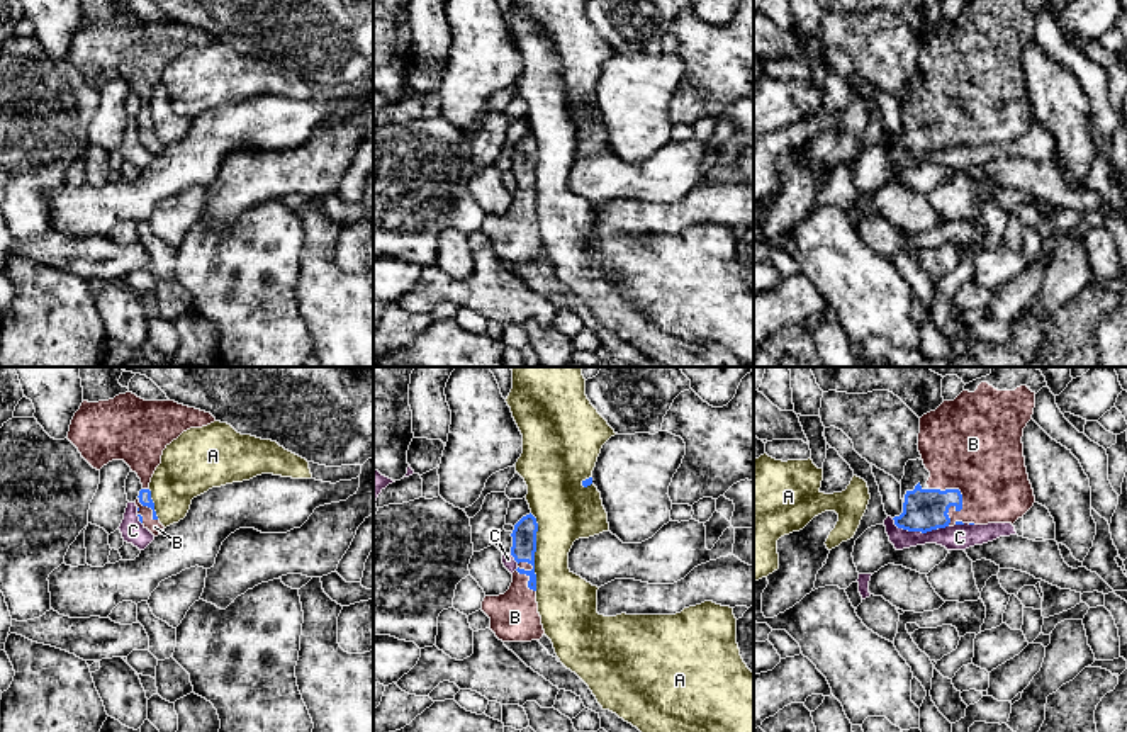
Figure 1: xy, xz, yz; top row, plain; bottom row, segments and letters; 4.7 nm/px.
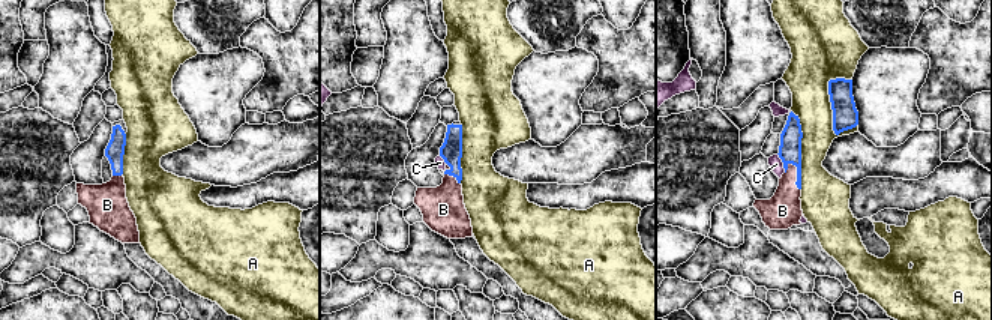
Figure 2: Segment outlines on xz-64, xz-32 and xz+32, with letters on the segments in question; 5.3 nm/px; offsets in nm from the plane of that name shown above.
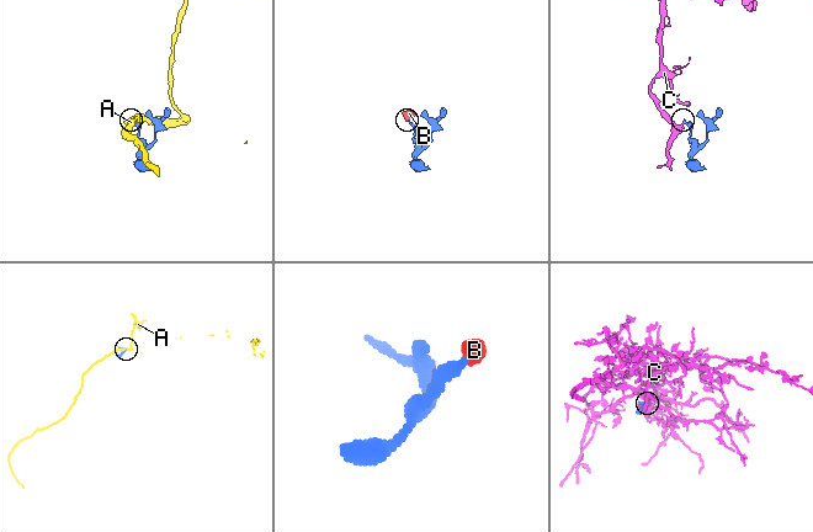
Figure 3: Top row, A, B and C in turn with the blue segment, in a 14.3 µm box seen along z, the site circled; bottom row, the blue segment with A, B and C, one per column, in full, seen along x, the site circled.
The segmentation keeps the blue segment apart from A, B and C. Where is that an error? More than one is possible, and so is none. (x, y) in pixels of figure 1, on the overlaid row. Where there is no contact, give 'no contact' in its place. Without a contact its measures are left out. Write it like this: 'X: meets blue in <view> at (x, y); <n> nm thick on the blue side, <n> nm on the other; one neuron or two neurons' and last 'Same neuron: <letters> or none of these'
A: meets blue in xz at (535, 551); 120 nm thick on the blue side, 280 nm on the other; two neurons
B: meets blue in yz at (961, 500); 200 nm thick on the blue side, 420 nm on the other; one neuron
C: meets blue in yz at (913, 530); 200 nm thick on the blue side, 130 nm on the other; two neurons
Same neuron: B

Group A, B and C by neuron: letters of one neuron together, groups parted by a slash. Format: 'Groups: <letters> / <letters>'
Groups: A / B / C

